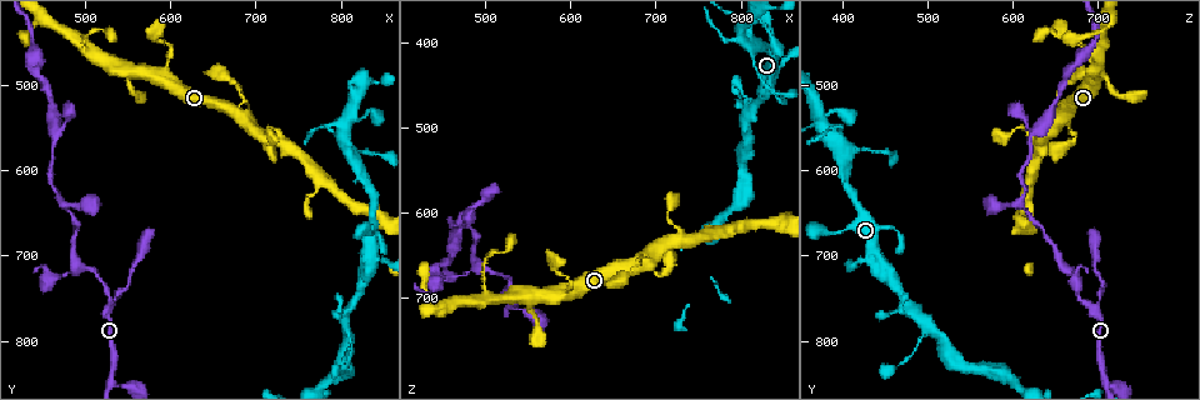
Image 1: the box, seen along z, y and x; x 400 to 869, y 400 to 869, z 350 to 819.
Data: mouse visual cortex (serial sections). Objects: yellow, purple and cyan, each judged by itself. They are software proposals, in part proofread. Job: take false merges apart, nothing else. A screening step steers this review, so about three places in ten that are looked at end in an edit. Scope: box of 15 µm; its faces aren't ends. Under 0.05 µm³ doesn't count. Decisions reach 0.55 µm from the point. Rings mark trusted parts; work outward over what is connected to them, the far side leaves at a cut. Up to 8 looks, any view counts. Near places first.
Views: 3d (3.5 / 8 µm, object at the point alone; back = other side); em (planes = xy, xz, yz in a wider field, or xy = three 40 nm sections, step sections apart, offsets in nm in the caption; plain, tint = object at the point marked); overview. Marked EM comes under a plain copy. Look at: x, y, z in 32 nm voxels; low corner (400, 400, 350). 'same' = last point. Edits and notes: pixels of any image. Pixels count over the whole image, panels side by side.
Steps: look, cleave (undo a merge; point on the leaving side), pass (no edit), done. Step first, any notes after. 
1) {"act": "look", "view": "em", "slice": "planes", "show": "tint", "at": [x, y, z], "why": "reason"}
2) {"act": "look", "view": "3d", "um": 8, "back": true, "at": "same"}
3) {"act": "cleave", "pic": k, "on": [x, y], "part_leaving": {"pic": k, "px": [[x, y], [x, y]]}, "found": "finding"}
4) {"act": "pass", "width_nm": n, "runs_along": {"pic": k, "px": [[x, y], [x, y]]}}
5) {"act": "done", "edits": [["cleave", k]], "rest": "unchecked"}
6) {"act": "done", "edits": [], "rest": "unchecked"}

{"act": "look", "view": "3d", "um": 3.5, "at": [535, 750, 700], "why": "three-way junction"}

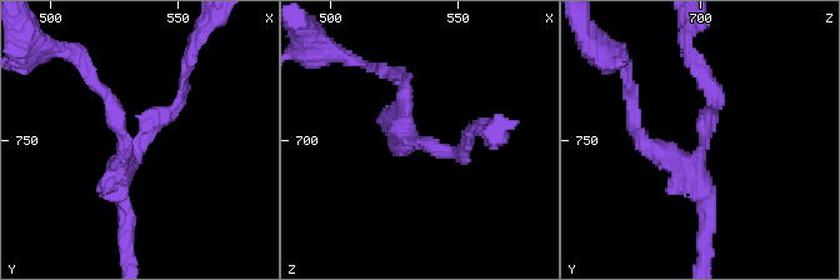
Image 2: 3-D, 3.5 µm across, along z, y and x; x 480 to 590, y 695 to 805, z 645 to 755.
{"act": "look", "view": "em", "slice": "xy", "step": 5, "show": "tint", "at": [534, 750, 702], "arms": 3, "arm_widths_nm": [150, 200, 250], "why": "now the EM"}

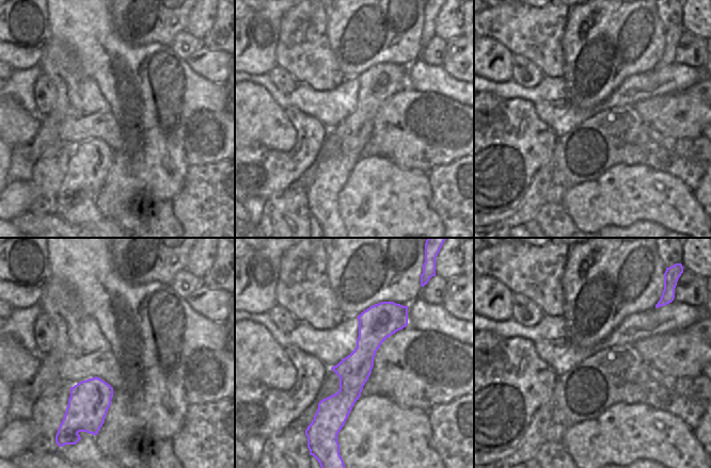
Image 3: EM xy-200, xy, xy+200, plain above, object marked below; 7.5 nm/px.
{"act": "pass", "width_nm": 240, "runs_along": {"pic": 3, "px": [[405, 308], [366, 347], [336, 425]]}, "found": "continuous, no second cell"}

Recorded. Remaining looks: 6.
{"act": "look", "view": "3d", "um": 3.5, "back": true, "at": [475, 640, 605], "why": "arms part here"}

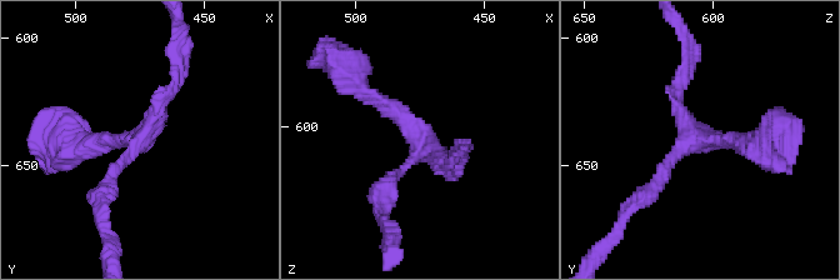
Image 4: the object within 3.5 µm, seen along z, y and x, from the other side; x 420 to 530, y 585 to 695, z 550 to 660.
{"act": "look", "view": "em", "slice": "xy", "step": 3, "show": "tint", "at": [473, 640, 607], "arms": 3, "arm_widths_nm": [150, 200, 200], "why": "shape alone is not enough"}

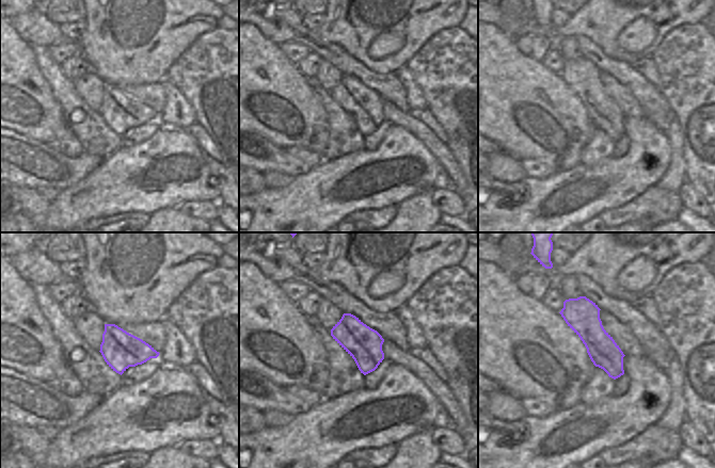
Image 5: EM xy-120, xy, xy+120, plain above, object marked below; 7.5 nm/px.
{"act": "pass", "runs_along": {"pic": 4, "px": [[99, 195], [173, 91], [176, 69]]}, "found": "one cell here"}

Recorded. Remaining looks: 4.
{"act": "look", "view": "3d", "um": 3.5, "back": true, "at": [465, 560, 620], "why": "arms part here"}

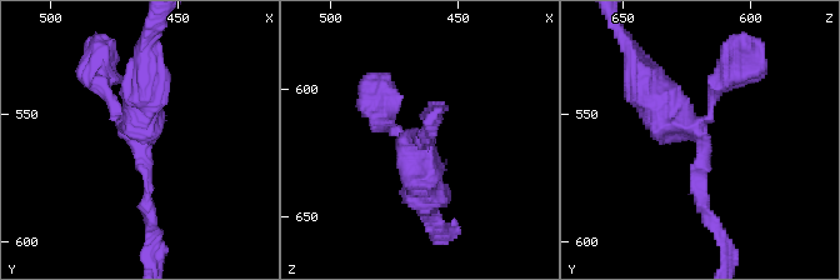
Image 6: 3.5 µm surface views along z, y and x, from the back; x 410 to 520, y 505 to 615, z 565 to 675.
{"act": "look", "view": "em", "slice": "xy", "step": 5, "show": "tint", "at": [463, 560, 620], "arms": 3, "arm_widths_nm": [150, 200, 450]}

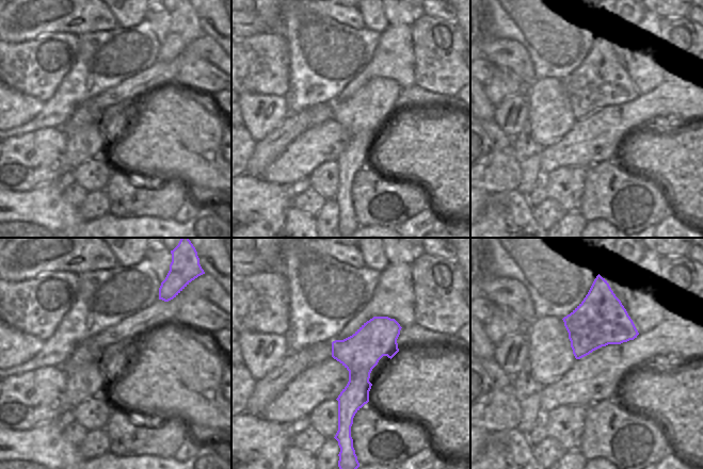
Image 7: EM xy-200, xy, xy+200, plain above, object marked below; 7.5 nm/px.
{"act": "pass", "runs_along": {"pic": 7, "px": [[392, 321], [360, 354], [342, 427]]}, "found": "all the same cell"}

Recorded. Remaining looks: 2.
{"act": "done", "edits": [], "rest": "unchecked"}

